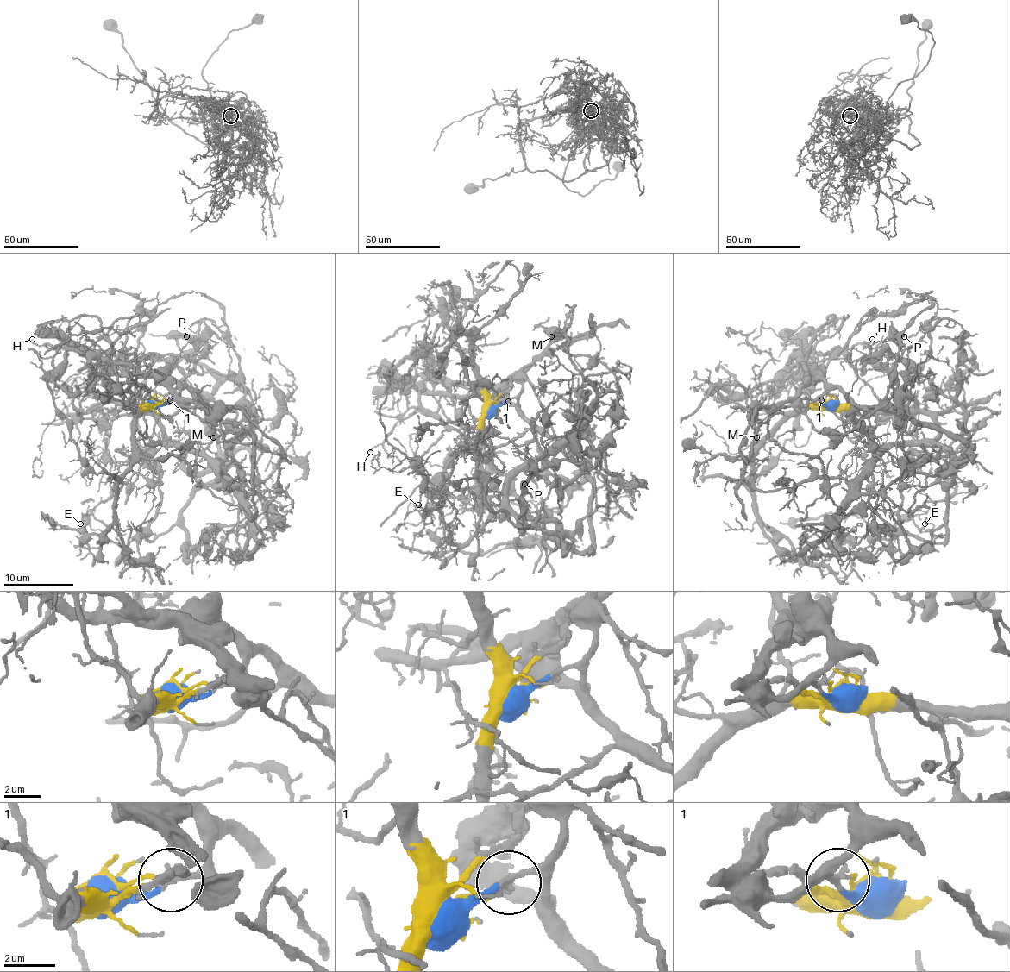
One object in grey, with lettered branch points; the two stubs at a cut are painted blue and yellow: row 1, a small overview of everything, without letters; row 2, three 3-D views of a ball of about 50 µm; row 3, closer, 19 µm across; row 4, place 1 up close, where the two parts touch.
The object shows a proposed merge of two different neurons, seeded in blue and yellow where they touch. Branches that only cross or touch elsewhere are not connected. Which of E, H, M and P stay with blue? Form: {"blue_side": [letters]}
{"blue_side": ["H", "M"]}

